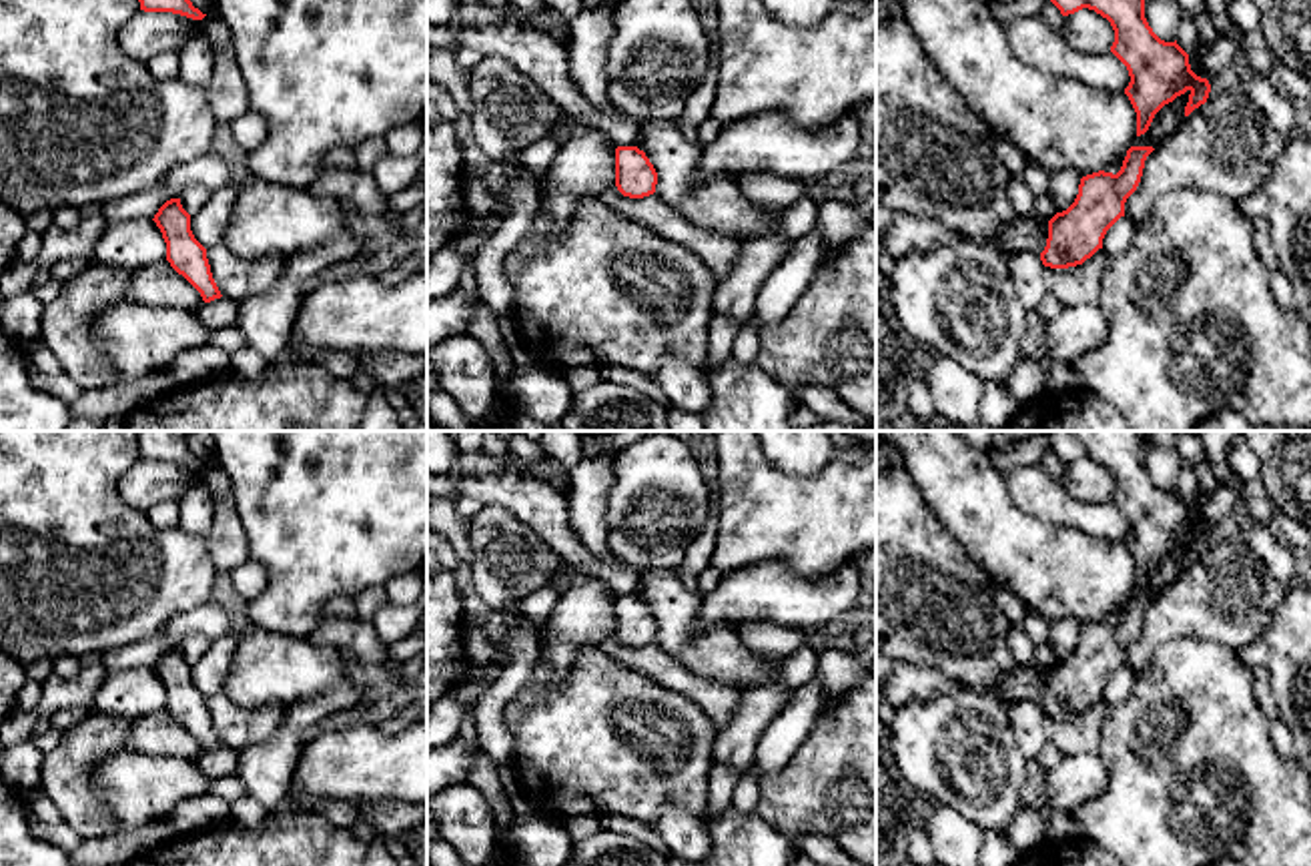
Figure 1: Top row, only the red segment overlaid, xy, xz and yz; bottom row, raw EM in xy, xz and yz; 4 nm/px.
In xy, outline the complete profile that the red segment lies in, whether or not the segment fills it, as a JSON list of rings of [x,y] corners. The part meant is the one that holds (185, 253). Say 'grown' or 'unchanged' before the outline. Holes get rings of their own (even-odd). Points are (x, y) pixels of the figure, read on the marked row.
unchanged; [[[180,198],[166,200],[152,219],[166,243],[166,261],[182,275],[202,297],[204,303],[221,299],[212,279],[206,249],[190,231],[190,214],[182,208]]]

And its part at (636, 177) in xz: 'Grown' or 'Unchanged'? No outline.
Unchanged

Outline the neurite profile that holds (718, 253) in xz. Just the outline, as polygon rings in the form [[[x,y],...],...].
[[[613,182],[605,188],[601,200],[621,216],[698,255],[718,283],[732,271],[738,259],[740,241],[692,225],[656,192],[643,198],[629,198]]]

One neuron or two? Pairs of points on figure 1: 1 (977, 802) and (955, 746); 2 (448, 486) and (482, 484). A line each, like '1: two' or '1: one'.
1: one
2: one

